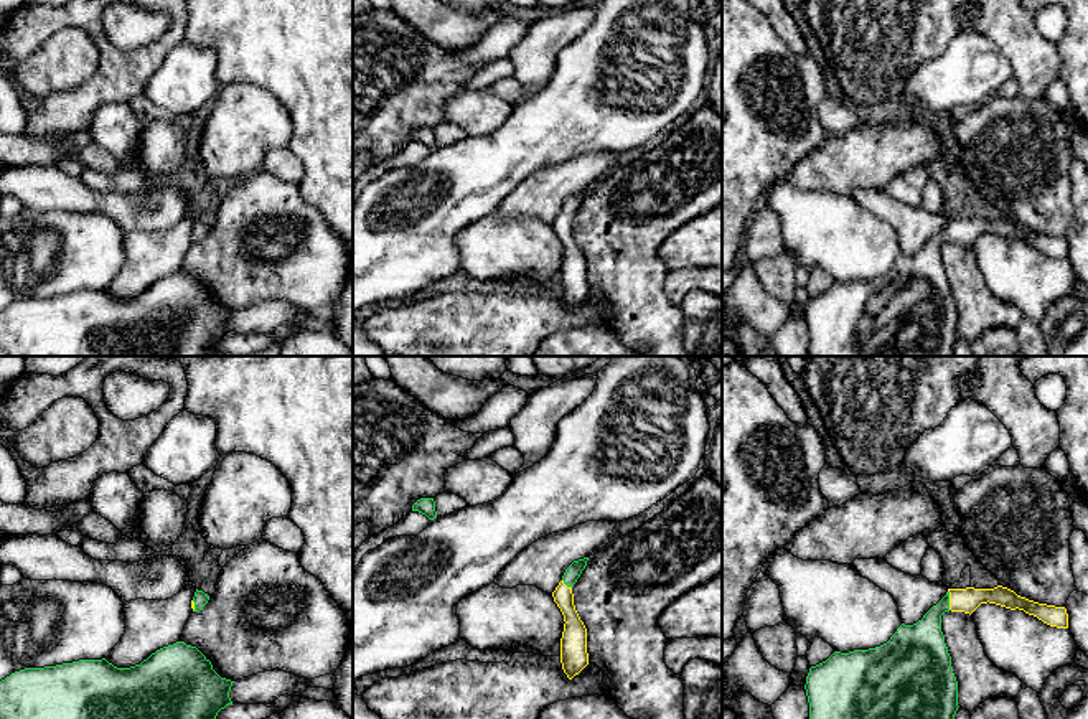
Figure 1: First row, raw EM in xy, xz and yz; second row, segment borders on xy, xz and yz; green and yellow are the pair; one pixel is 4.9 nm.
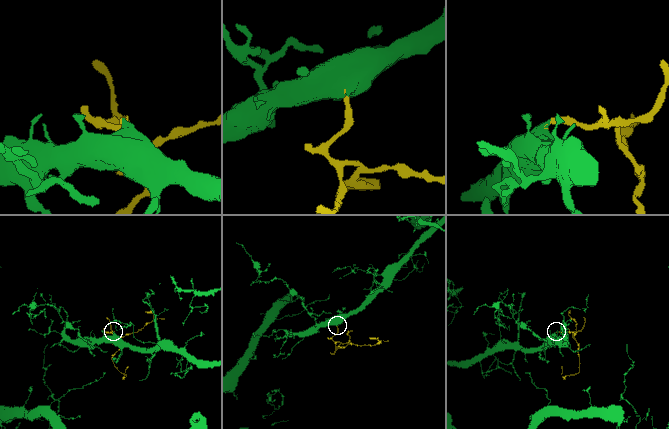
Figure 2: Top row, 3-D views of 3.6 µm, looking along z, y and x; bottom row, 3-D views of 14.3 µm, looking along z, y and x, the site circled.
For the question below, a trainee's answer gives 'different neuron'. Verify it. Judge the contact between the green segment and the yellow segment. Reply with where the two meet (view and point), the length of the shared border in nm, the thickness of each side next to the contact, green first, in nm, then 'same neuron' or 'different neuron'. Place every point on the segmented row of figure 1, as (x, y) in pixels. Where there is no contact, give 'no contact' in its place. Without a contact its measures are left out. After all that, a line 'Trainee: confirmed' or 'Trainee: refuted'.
yz (948, 601) | 100 nm | 220/120 nm | same neuron
Trainee: refuted

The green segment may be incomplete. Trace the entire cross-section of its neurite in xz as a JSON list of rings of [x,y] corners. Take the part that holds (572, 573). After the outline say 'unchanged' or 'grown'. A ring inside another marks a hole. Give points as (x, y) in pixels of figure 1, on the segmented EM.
[[[589,557],[574,561],[564,572],[562,580],[552,592],[554,602],[564,615],[564,632],[560,638],[560,663],[569,679],[579,674],[589,665],[587,628],[580,620],[572,587],[587,566]]]; grown

